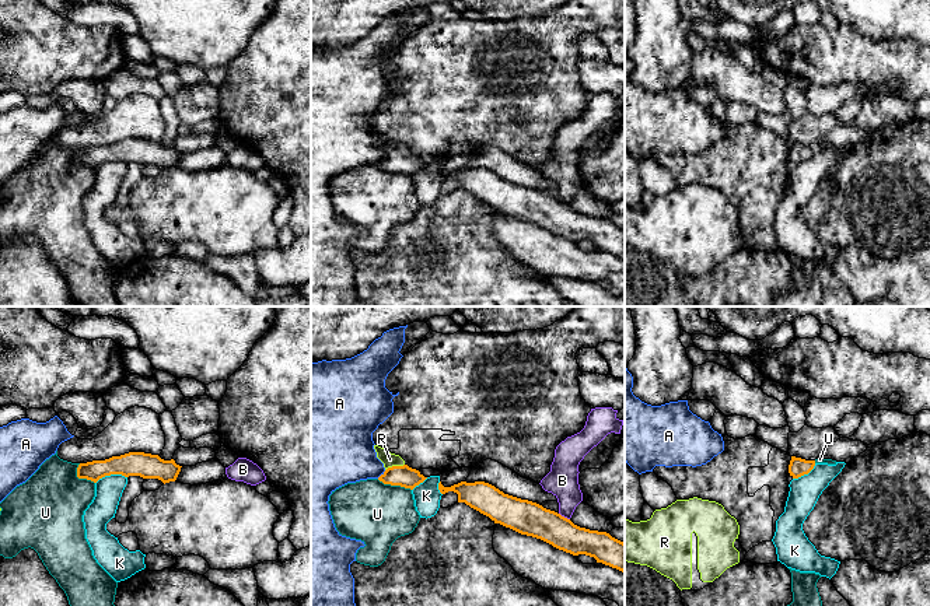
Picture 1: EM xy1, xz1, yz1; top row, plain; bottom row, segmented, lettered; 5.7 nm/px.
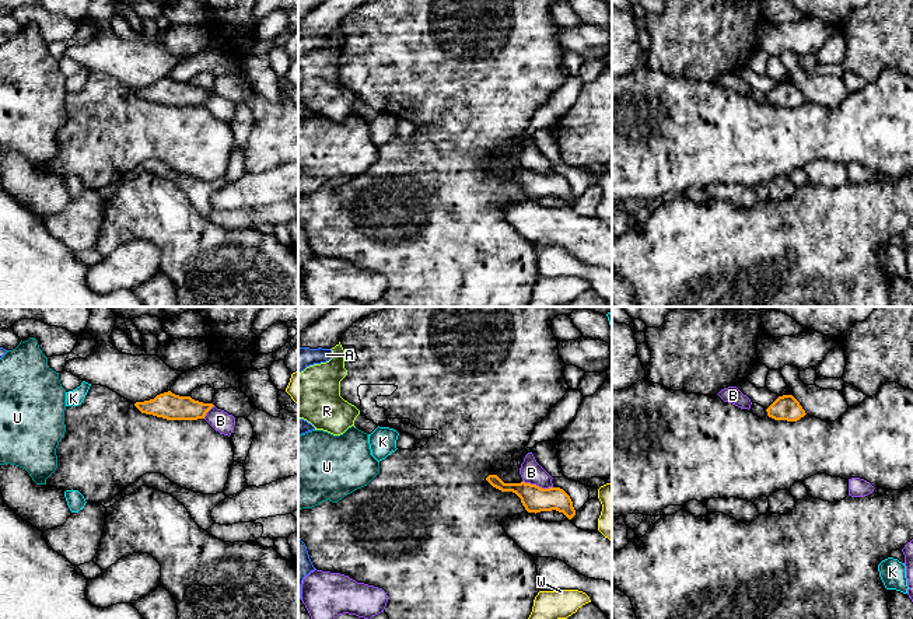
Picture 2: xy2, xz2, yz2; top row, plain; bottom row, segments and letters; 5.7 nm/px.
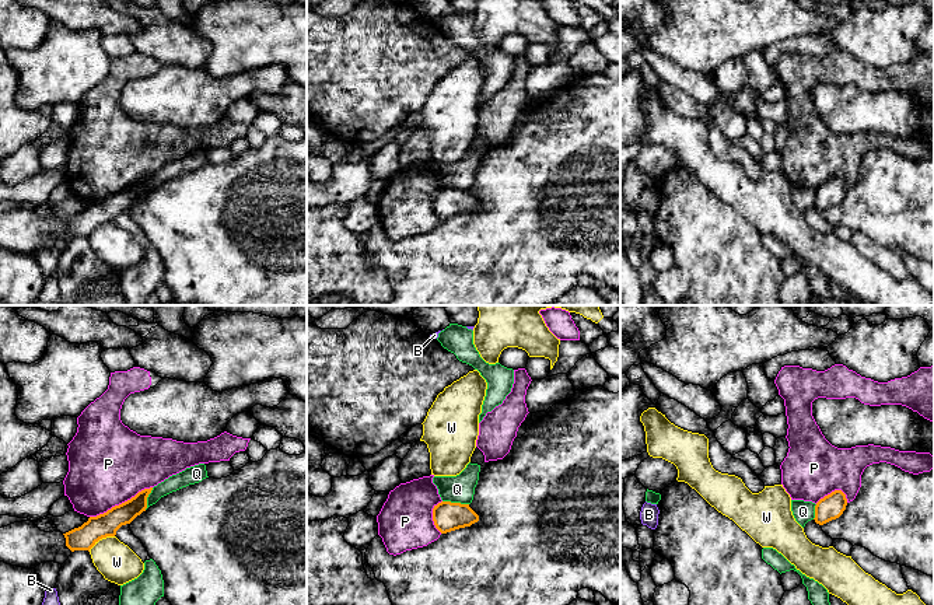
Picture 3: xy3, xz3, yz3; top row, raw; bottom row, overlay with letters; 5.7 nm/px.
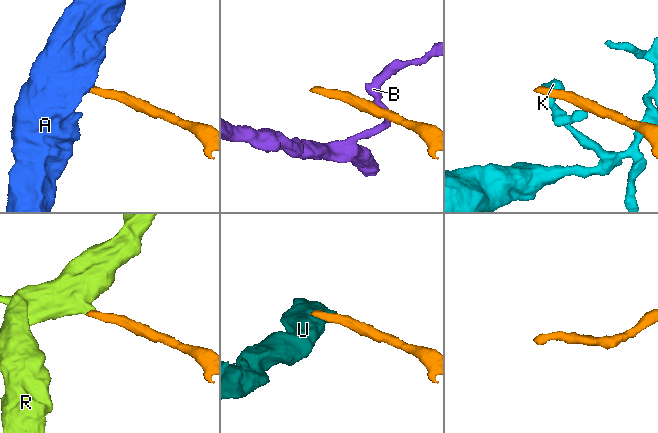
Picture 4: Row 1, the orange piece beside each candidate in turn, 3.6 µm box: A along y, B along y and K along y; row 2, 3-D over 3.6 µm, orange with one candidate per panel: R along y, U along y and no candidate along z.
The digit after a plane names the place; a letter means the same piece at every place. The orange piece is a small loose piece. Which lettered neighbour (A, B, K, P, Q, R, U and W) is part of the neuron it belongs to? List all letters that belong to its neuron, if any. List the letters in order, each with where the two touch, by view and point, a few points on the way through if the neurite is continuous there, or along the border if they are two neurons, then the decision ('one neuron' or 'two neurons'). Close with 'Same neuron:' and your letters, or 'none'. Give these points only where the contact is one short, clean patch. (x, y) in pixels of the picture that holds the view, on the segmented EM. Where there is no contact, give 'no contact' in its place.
A: xz1 (381, 475) | along xz1 (385, 470), (377, 477) | two neurons
B: xz2 (538, 486) | along xz2 (523, 481), (542, 488), (552, 488) | two neurons
K: xy1 (111, 473) | along xy1 (126, 476), (105, 475), (95, 483) | two neurons
P: xy3 (122, 503) | two neurons
Q: xz3 (455, 503) | two neurons
R: xz1 (394, 466) | across xz1 (404, 476), (394, 466), (390, 459) | one neuron
U: xz1 (394, 484) | along xz1 (377, 479), (411, 490) | two neurons
W: xy3 (101, 538) | along xy3 (114, 535), (101, 538), (88, 551) | two neurons
Same neuron: R

